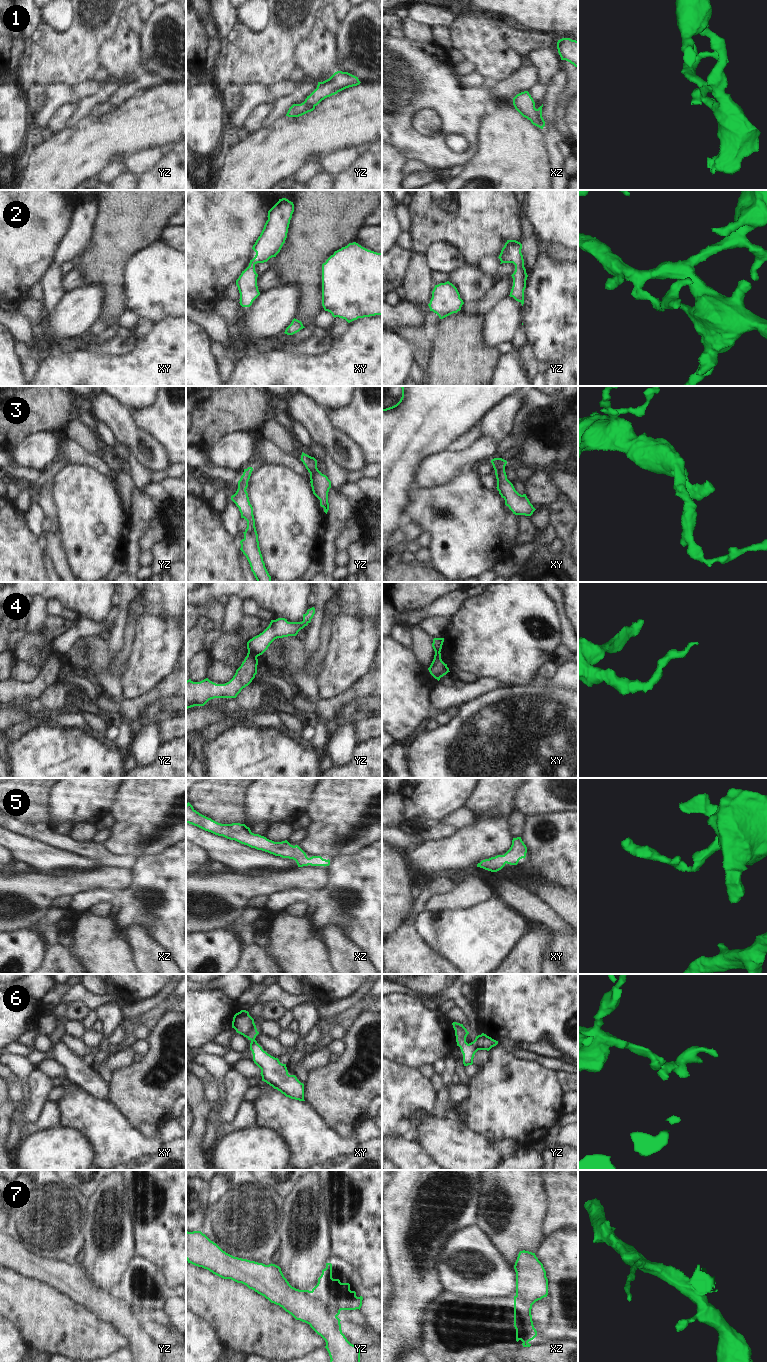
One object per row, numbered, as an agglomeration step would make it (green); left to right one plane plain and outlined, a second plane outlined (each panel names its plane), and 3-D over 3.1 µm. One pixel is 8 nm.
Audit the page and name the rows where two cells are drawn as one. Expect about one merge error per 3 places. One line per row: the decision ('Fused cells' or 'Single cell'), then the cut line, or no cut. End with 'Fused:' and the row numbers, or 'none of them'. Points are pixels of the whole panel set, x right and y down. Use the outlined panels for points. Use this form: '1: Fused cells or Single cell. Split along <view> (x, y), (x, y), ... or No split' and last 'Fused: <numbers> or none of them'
1: Fused cells. Split along xz (535, 109), (538, 121), (543, 126)
2: Single cell. No split
3: Single cell. No split
4: Fused cells. Split along yz (248, 650), (257, 656)
5: Single cell. No split
6: Single cell. No split
7: Fused cells. Split along yz (311, 1291), (324, 1305), (326, 1310), (336, 1317)
Fused: 1, 4, 7.

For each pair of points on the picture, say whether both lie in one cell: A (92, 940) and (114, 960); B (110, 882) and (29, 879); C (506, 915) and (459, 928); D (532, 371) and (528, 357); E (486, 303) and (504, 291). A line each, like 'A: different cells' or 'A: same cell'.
A: same cell
B: same cell
C: same cell
D: same cell
E: same cell

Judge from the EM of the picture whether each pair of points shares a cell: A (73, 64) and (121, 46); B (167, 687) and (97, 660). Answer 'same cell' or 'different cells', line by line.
A: different cells
B: different cells

